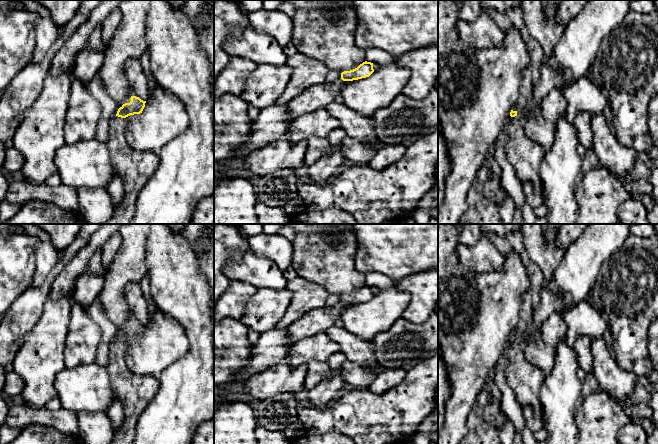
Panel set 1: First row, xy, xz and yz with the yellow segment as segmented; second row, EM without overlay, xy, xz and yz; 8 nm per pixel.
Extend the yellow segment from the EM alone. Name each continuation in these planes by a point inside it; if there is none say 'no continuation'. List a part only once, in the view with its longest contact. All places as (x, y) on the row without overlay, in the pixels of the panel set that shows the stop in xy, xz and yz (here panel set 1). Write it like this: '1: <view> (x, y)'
1: xy (135, 391)

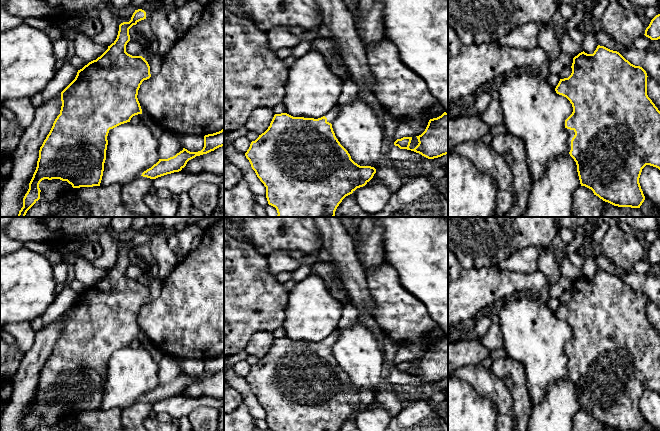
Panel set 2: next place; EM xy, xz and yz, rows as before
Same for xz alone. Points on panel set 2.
1: xz (332, 337)

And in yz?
1: yz (571, 357)

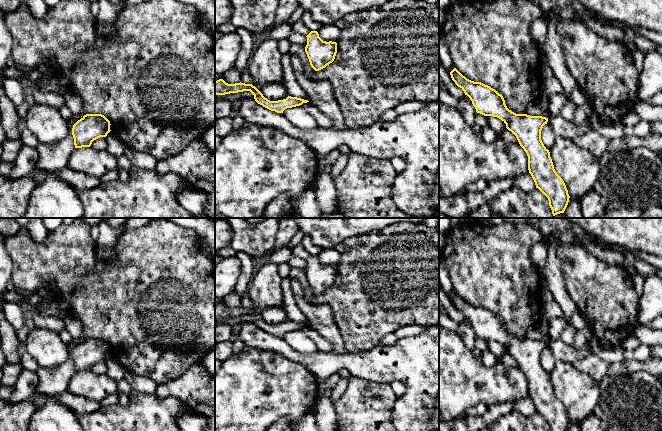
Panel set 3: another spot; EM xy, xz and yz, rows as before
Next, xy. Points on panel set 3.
no continuation

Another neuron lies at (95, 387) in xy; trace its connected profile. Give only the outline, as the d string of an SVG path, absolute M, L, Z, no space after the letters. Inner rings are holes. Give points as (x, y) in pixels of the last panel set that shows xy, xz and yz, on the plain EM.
M92 371L75 372L67 390L86 399L102 402L108 395L117 392L117 382L106 374Z

